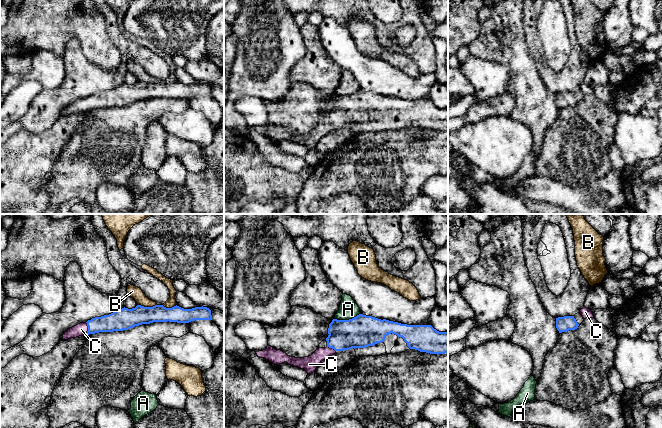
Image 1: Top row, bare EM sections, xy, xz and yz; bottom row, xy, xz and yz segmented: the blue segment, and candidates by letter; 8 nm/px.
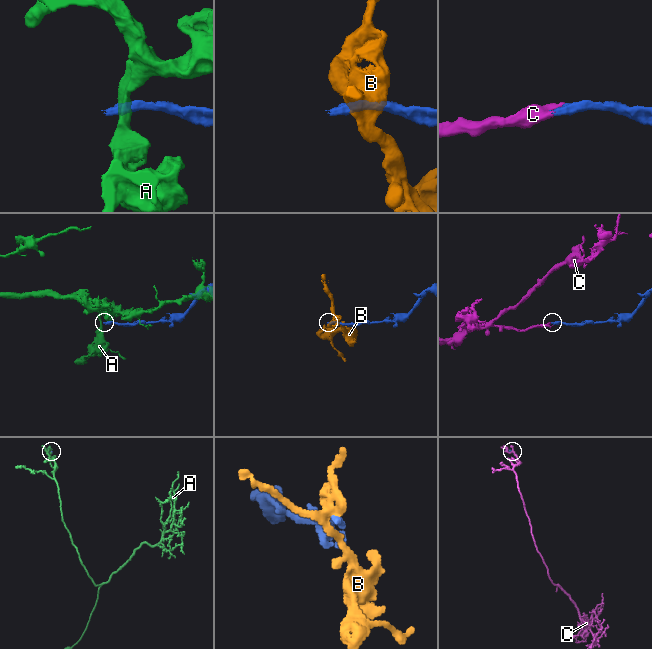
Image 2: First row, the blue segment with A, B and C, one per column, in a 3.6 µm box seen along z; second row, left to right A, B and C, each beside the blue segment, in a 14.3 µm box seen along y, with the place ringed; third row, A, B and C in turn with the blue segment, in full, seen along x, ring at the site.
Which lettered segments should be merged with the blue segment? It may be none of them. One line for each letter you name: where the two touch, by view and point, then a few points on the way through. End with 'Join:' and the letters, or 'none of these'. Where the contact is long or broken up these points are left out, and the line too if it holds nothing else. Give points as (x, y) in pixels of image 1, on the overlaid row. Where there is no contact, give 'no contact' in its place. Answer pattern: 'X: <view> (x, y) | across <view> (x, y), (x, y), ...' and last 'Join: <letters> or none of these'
C: xy (88, 328) | across xy (117, 321), (97, 324), (88, 328), (81, 329)
Join: C

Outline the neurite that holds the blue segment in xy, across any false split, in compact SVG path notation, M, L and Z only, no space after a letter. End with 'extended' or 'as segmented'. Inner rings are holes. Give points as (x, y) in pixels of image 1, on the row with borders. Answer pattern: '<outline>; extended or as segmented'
M163 305L135 308L122 308L109 315L95 317L85 323L80 323L63 334L63 340L86 336L99 332L123 331L153 322L189 323L195 320L212 320L211 310L207 307L184 309L179 306L166 308Z; extended

